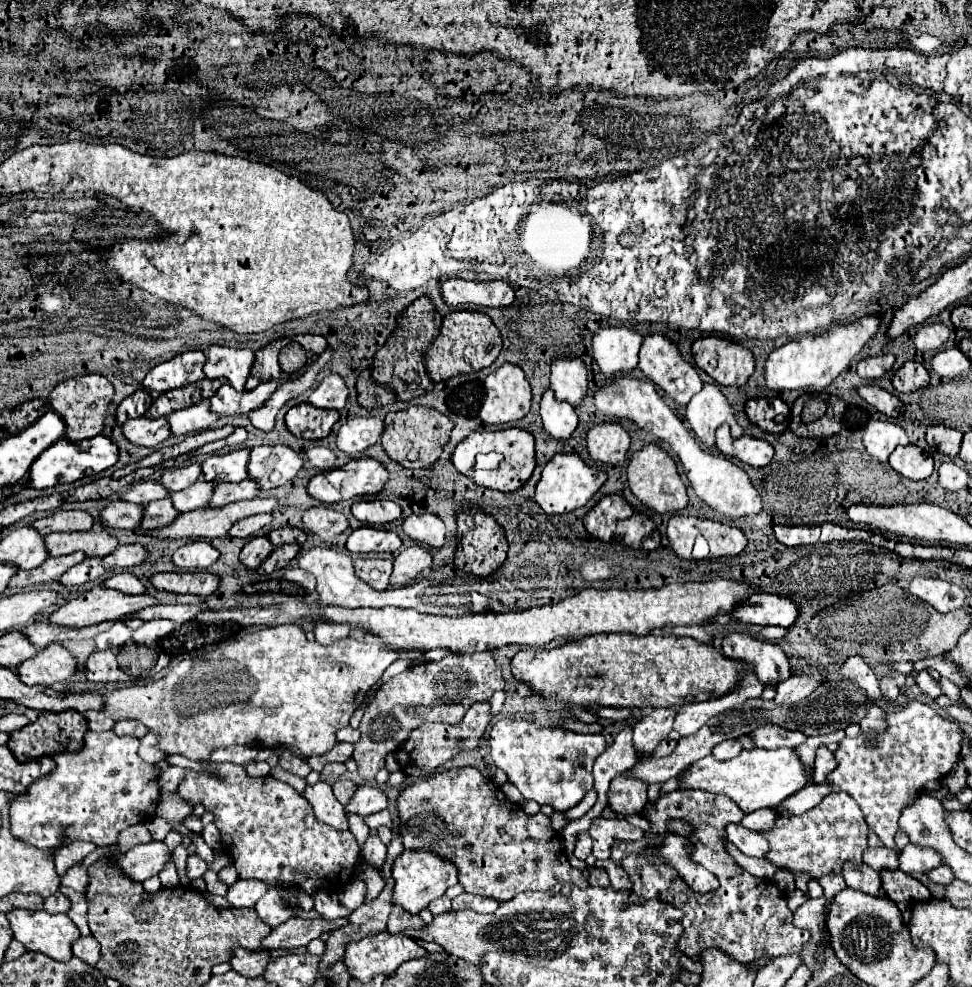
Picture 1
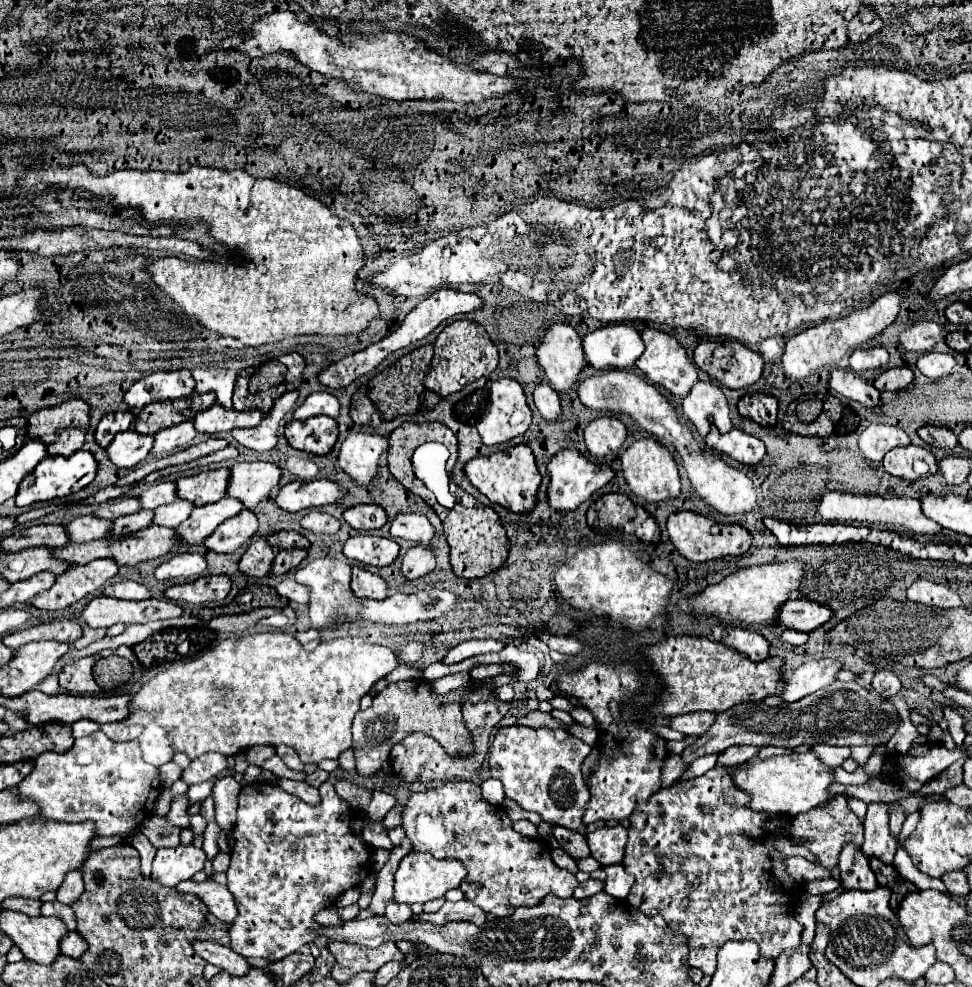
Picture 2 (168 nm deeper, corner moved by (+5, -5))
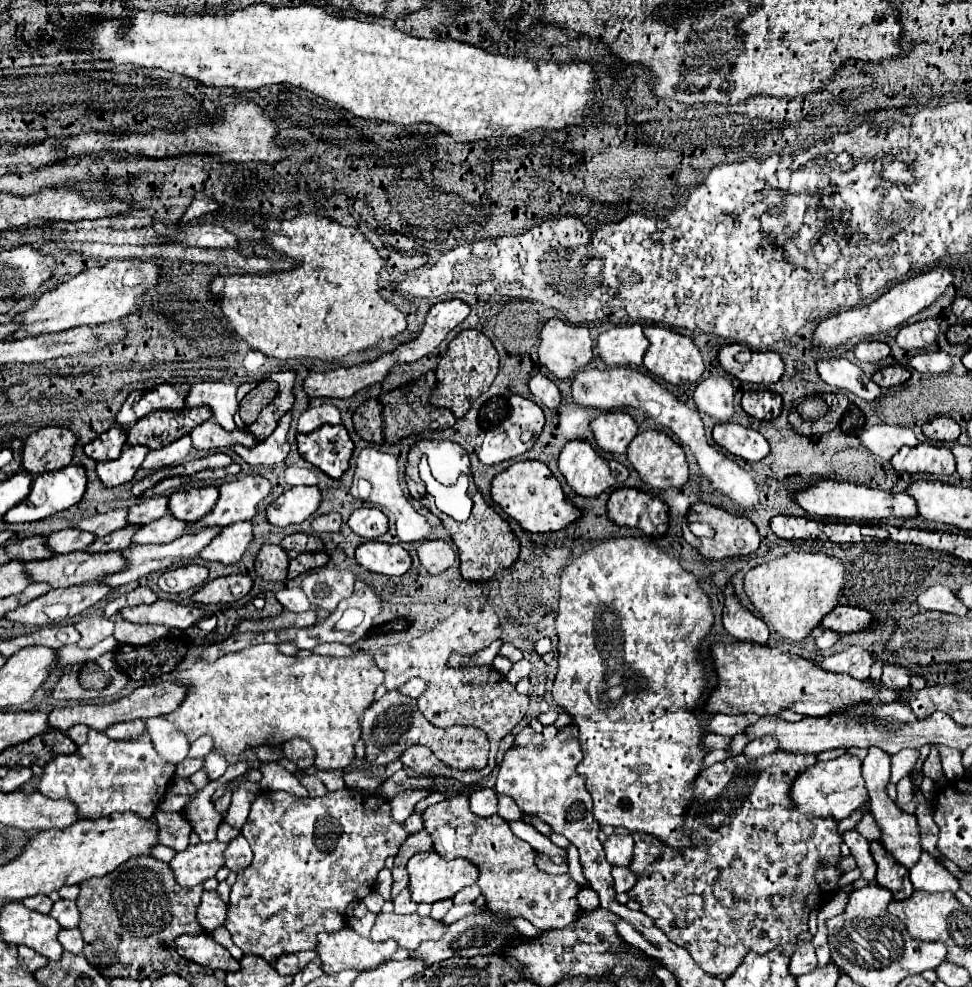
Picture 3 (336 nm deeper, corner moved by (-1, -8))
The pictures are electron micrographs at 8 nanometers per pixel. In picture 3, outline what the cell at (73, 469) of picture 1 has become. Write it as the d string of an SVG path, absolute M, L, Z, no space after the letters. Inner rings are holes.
M70 465L70 467L64 467L62 471L50 471L50 475L38 475L32 481L30 495L22 503L18 503L18 507L12 507L4 515L4 521L22 523L22 521L44 519L52 513L58 513L62 509L68 509L68 507L76 505L82 499L84 491L86 491L86 469L82 465Z

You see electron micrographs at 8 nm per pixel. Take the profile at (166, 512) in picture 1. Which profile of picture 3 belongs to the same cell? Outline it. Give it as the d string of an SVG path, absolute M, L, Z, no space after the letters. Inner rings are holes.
M126 525L122 527L122 531L112 531L110 535L96 539L88 551L90 553L98 553L98 551L114 551L114 549L126 549L132 545L132 535L138 531L138 527L134 525Z

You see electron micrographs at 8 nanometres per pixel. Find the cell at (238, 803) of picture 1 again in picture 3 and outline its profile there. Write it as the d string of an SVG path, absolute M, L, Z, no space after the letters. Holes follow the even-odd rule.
M342 789L342 791L332 791L326 793L324 797L292 797L286 791L262 791L250 805L250 815L246 825L242 827L241 834L248 839L252 851L254 851L254 859L252 863L242 869L236 877L236 883L230 889L230 911L226 917L226 929L232 935L232 941L246 953L246 955L258 955L262 959L266 959L270 965L274 965L278 961L278 957L282 955L290 955L290 953L298 953L298 951L316 951L318 945L318 933L336 933L344 927L344 913L346 913L346 905L352 903L354 899L364 899L372 889L374 889L374 881L378 871L384 867L386 857L394 857L400 849L400 845L406 841L408 833L404 831L404 827L400 823L394 823L394 819L390 817L390 805L386 799L382 799L380 795L364 795L360 791L354 789Z

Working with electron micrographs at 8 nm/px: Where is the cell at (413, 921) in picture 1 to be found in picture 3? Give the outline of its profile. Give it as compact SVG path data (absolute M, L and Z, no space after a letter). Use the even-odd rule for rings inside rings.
M404 889L396 899L394 899L394 913L416 913L416 903L410 899L410 891Z

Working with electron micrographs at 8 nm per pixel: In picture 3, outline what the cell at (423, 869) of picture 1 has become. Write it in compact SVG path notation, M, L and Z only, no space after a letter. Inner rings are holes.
M428 851L428 853L416 853L408 861L408 877L410 877L408 889L410 889L412 901L416 901L416 903L436 903L436 901L454 897L464 887L474 885L476 879L478 879L478 867L472 865L470 861L466 861L466 859L446 861L440 855L436 855L434 851Z

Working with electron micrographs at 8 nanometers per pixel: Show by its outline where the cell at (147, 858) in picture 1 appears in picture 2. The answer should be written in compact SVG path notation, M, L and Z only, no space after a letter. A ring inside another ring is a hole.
M192 844L162 848L156 852L152 876L164 886L176 886L178 882L190 880L198 870L202 870L204 862L206 862L204 850Z

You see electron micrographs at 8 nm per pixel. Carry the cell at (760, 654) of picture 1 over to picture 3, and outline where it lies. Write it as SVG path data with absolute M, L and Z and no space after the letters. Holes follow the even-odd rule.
M730 585L726 587L726 605L722 613L722 625L728 631L728 635L732 635L738 641L750 641L758 645L768 643L768 625L740 605Z

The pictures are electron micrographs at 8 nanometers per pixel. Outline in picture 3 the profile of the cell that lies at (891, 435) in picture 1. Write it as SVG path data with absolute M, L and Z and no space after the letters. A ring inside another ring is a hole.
M874 425L862 433L862 443L878 457L892 459L900 447L918 445L916 435L902 425Z

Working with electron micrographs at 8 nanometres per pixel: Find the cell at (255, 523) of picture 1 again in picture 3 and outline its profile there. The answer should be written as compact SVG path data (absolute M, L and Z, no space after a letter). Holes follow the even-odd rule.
M250 521L232 523L230 527L222 529L222 533L214 537L208 547L204 547L200 557L206 561L218 561L224 565L232 565L240 561L240 557L244 555L252 539L254 539L254 533L252 533Z

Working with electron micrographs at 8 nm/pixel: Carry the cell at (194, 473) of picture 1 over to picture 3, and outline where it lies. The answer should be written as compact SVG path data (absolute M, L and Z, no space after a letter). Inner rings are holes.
M160 495L160 497L150 497L142 503L136 503L128 509L128 523L130 525L146 525L162 515L166 515L168 511L168 497Z

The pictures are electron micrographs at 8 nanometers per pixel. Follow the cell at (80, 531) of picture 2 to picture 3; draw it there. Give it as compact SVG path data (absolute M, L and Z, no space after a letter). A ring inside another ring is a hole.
M70 527L52 533L48 537L48 547L54 553L72 553L72 551L84 551L94 541L96 535L90 535L90 531L78 531L76 527Z

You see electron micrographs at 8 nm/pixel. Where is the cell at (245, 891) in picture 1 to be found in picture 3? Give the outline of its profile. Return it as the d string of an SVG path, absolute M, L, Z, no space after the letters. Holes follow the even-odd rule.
M204 891L196 915L198 915L198 923L208 933L212 933L216 927L222 927L226 923L228 903L222 901L222 897L218 895L218 891Z

